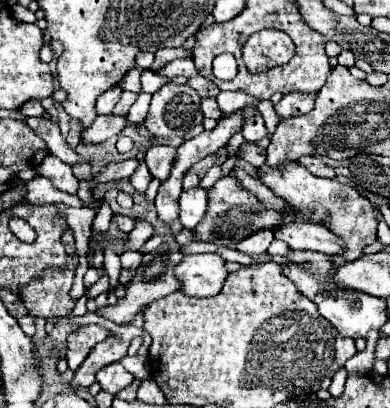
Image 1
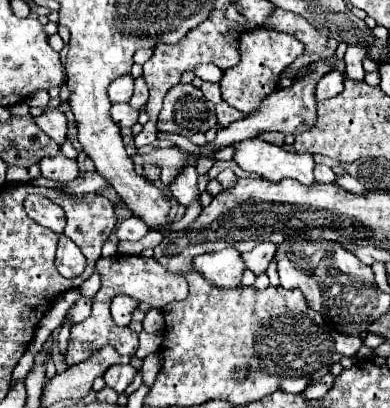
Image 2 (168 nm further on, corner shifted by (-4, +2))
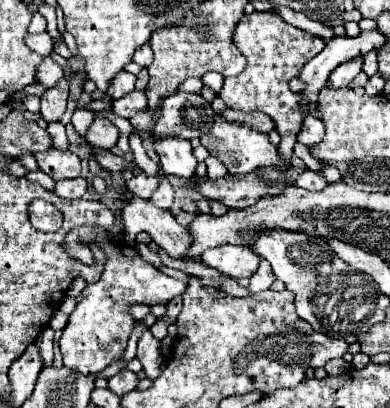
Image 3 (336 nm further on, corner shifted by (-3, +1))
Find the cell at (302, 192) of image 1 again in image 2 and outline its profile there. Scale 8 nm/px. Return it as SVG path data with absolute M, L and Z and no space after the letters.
M248 139L234 145L234 161L240 169L254 173L266 181L282 181L296 179L302 185L314 185L314 159L308 153L292 153L278 145L266 143L262 139Z

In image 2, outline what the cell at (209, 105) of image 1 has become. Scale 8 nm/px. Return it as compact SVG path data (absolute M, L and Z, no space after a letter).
M220 101L220 103L216 105L216 117L218 117L218 125L220 125L220 127L226 127L226 125L230 125L232 121L240 119L242 113L240 113L238 109L230 107L226 101Z

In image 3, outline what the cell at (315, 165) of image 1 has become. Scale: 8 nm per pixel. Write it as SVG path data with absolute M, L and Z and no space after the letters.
M303 170L299 174L299 178L295 180L295 186L311 190L311 192L319 192L319 190L323 190L327 186L327 180L325 180L323 174L317 174L317 172L311 172L311 170Z

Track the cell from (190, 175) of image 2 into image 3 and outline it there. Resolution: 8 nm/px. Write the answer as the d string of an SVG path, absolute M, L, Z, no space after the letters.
M153 138L155 152L161 158L165 174L175 174L179 178L191 180L195 176L197 160L191 150L191 142L183 138Z

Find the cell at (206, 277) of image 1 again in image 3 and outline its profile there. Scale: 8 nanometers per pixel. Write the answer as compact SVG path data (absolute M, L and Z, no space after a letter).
M223 244L219 248L211 248L201 256L203 264L229 274L231 278L251 278L259 268L259 256L249 246Z

